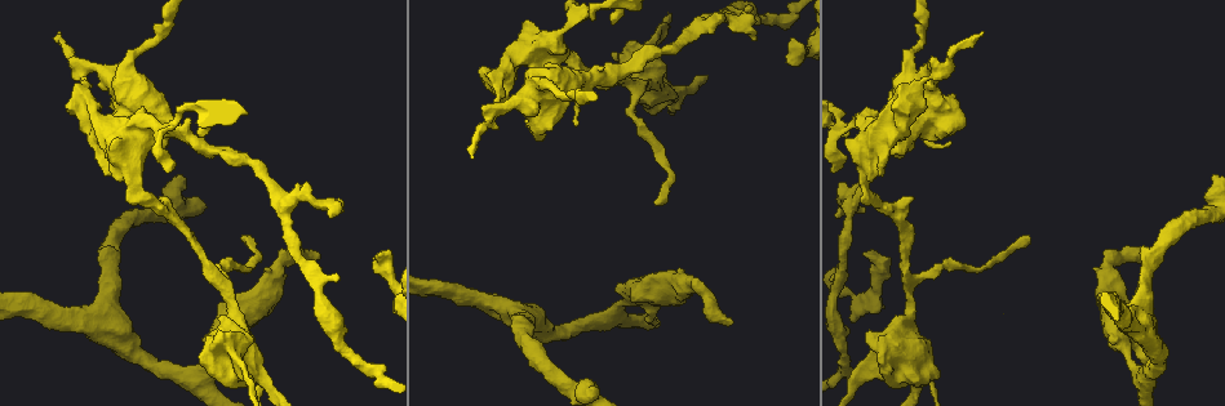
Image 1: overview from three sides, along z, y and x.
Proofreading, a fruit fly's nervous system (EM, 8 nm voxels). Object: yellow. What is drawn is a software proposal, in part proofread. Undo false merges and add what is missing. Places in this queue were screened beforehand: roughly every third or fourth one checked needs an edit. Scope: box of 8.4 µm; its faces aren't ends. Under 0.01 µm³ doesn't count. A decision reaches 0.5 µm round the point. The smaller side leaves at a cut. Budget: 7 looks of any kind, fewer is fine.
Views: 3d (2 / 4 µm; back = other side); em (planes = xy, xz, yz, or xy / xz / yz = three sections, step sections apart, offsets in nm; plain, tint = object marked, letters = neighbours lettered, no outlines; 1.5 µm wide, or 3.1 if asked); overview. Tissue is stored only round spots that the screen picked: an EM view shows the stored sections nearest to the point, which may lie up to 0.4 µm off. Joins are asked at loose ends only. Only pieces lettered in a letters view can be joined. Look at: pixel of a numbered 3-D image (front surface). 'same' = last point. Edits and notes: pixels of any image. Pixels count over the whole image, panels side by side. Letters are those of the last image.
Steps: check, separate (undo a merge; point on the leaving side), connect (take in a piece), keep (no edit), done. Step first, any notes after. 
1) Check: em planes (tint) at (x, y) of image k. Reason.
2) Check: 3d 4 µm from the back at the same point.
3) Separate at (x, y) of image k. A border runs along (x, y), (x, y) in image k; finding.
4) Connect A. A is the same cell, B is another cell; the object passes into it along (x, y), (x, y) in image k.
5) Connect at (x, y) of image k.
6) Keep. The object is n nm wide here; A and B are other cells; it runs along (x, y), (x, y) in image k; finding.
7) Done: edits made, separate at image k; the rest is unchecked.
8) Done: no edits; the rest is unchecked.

Check: 3d 2 µm at (576, 126) of image 1. Tapers out.

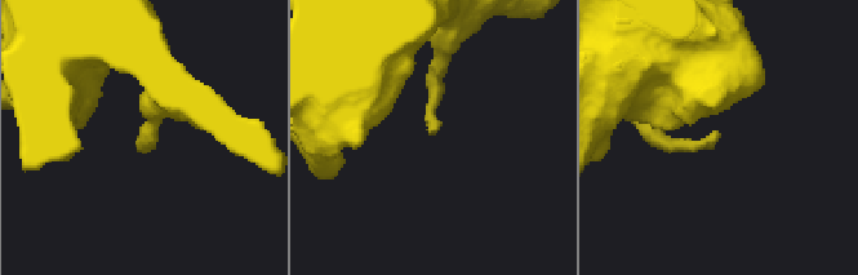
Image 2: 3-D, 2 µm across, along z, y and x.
Check: em yz step 4 (letters) at (435, 130) of image 2.

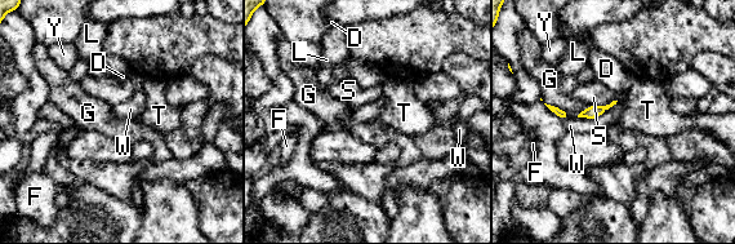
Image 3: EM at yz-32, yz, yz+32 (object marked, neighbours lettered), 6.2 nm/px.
Check: em planes (letters) at the same point.

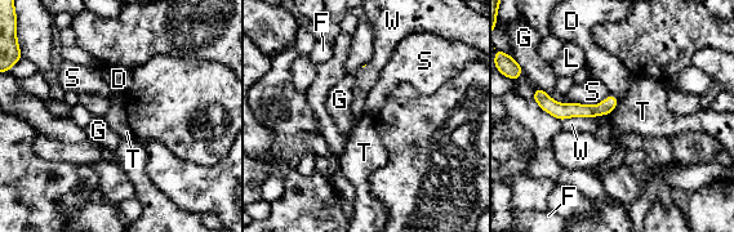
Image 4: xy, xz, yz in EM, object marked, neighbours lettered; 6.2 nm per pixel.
Keep. The object is 90 nm wide here; D, F, G, L, S, T and W are other cells; a border runs along (610, 93), (618, 99) in image 4; no lettered piece goes on from it.

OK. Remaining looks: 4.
Check: 3d 4 µm from the back at (58, 32) of image 1. Free end.

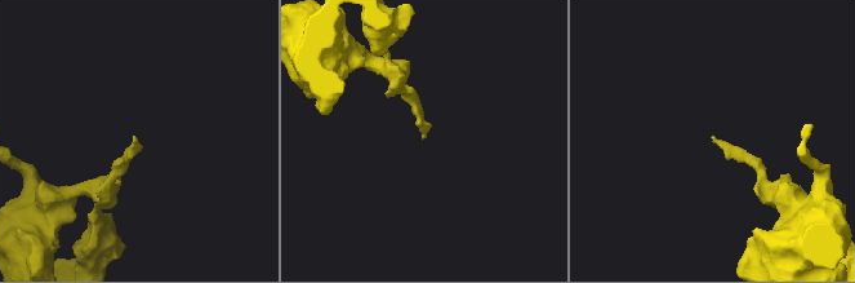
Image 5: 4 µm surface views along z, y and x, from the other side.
Check: em yz step 4 (tint) at (134, 139) of image 5. Shape alone is not enough.

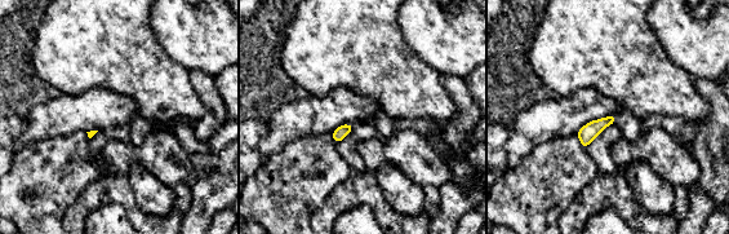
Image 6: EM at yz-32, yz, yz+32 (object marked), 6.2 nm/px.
Check: em planes (letters) at the same point.

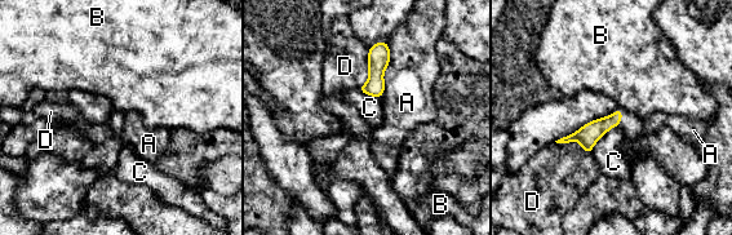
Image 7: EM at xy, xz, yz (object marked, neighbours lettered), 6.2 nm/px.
Keep. The longest contact is with A, 340 nm; A, B, C and D are other cells; a border runs along (389, 44), (380, 97) in image 7; no lettered piece goes on from it.

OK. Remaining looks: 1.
Done: no edits; the rest is unchecked.

